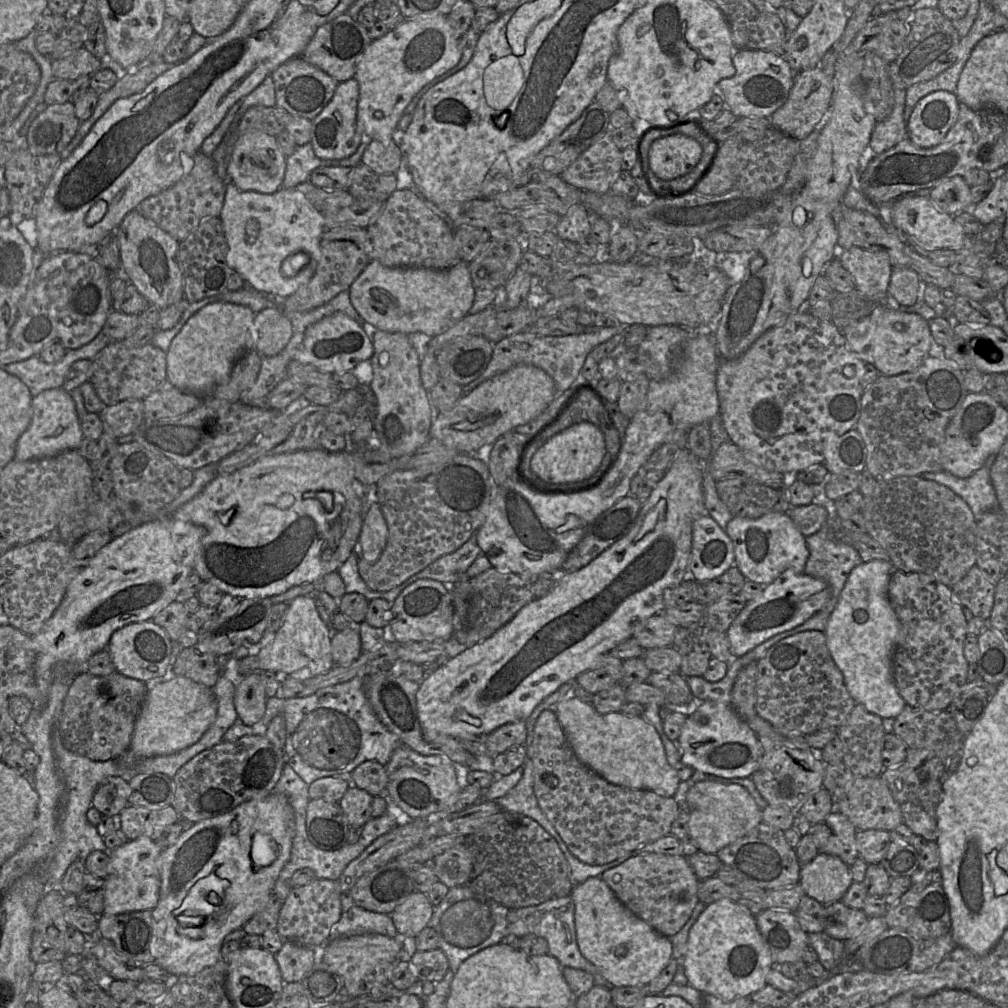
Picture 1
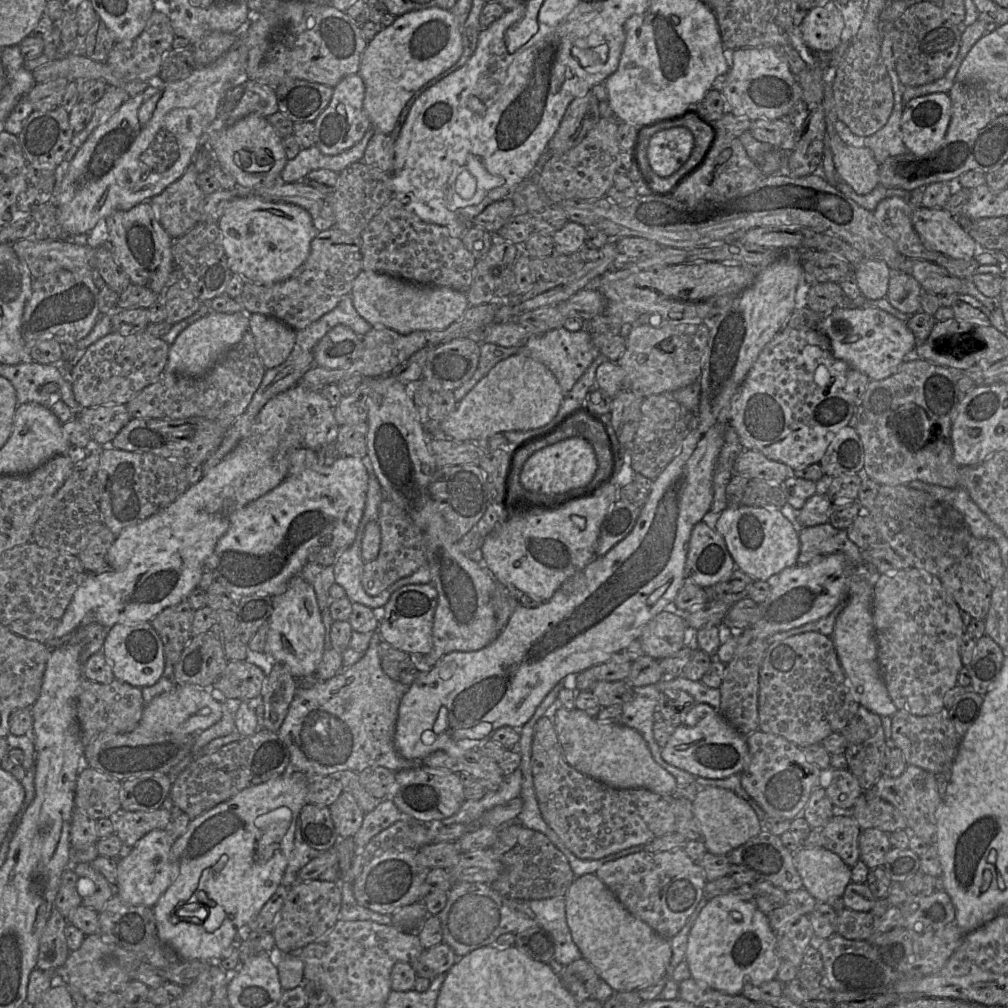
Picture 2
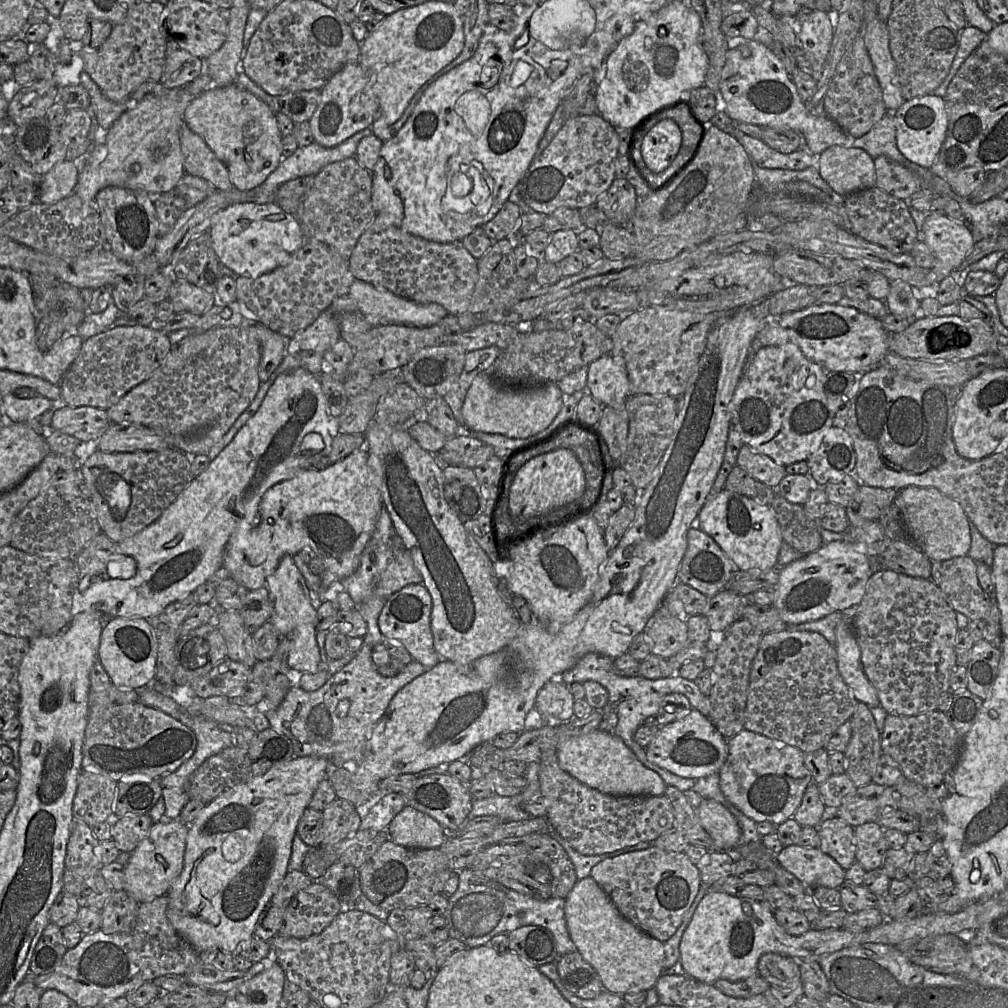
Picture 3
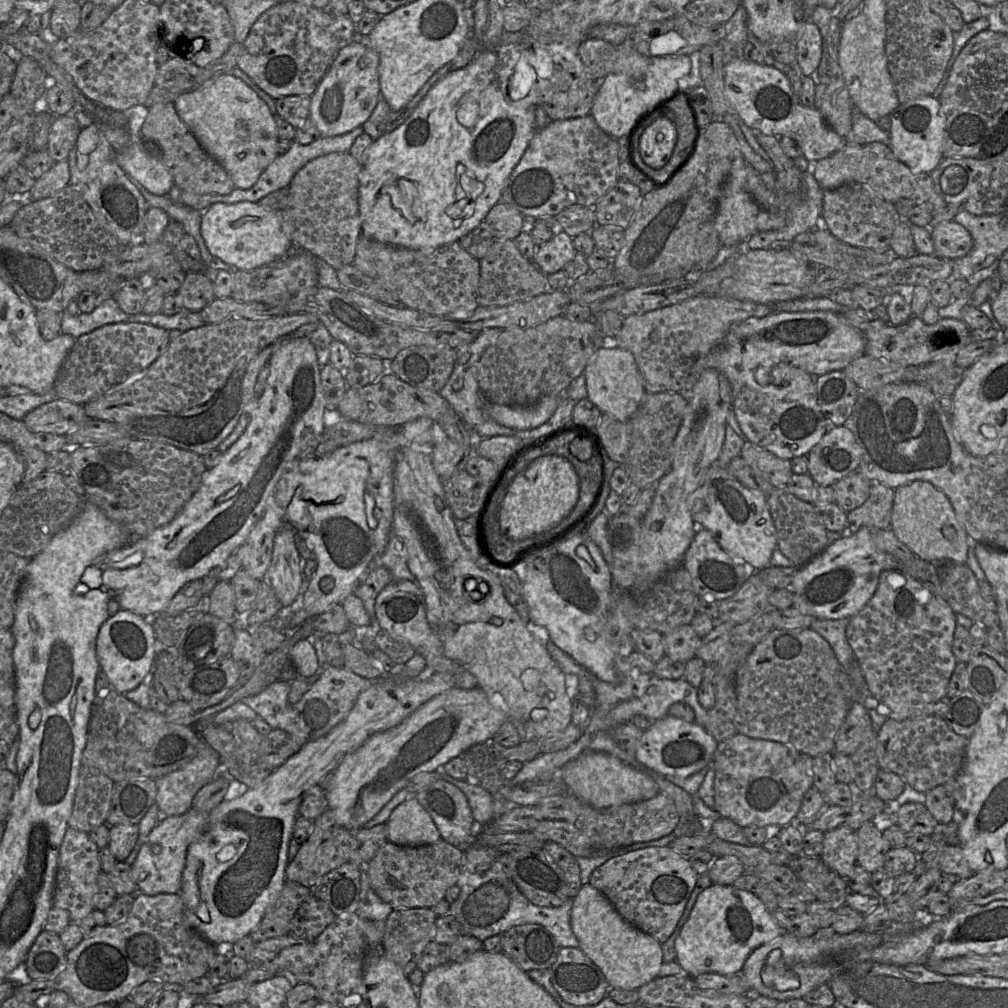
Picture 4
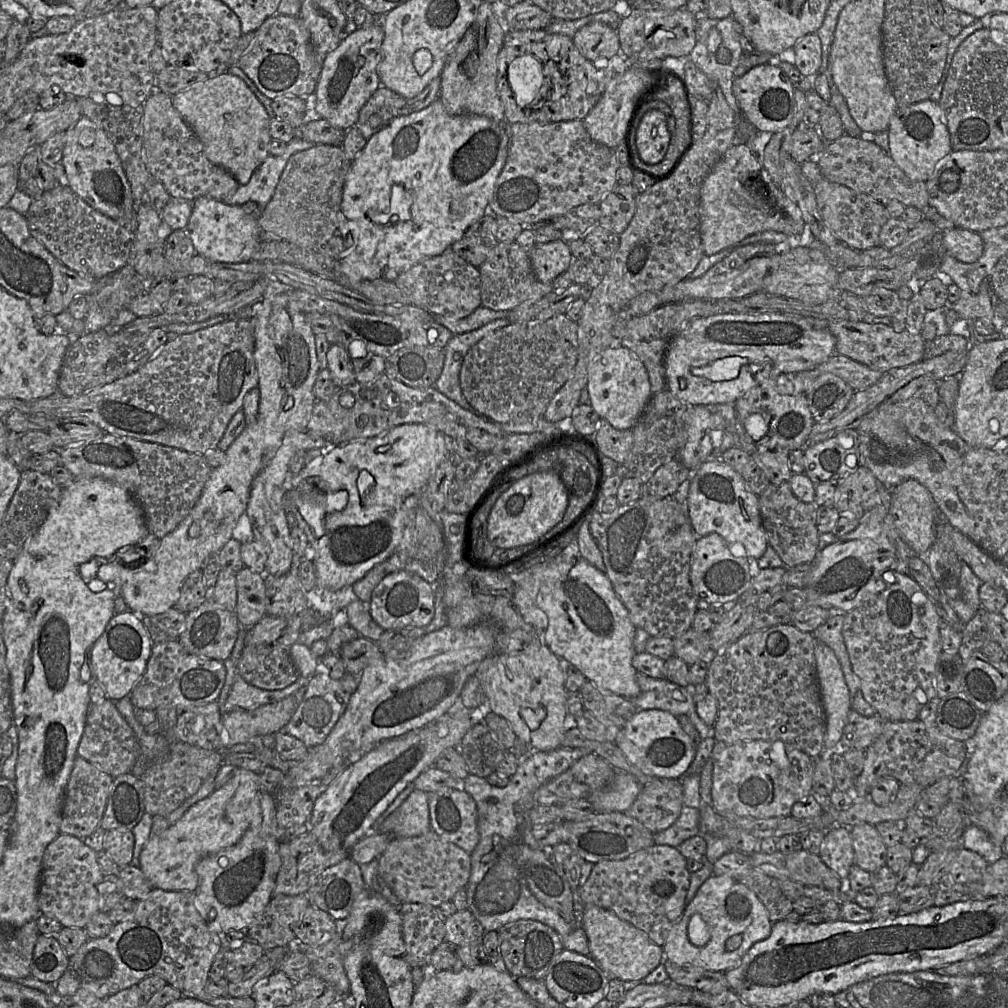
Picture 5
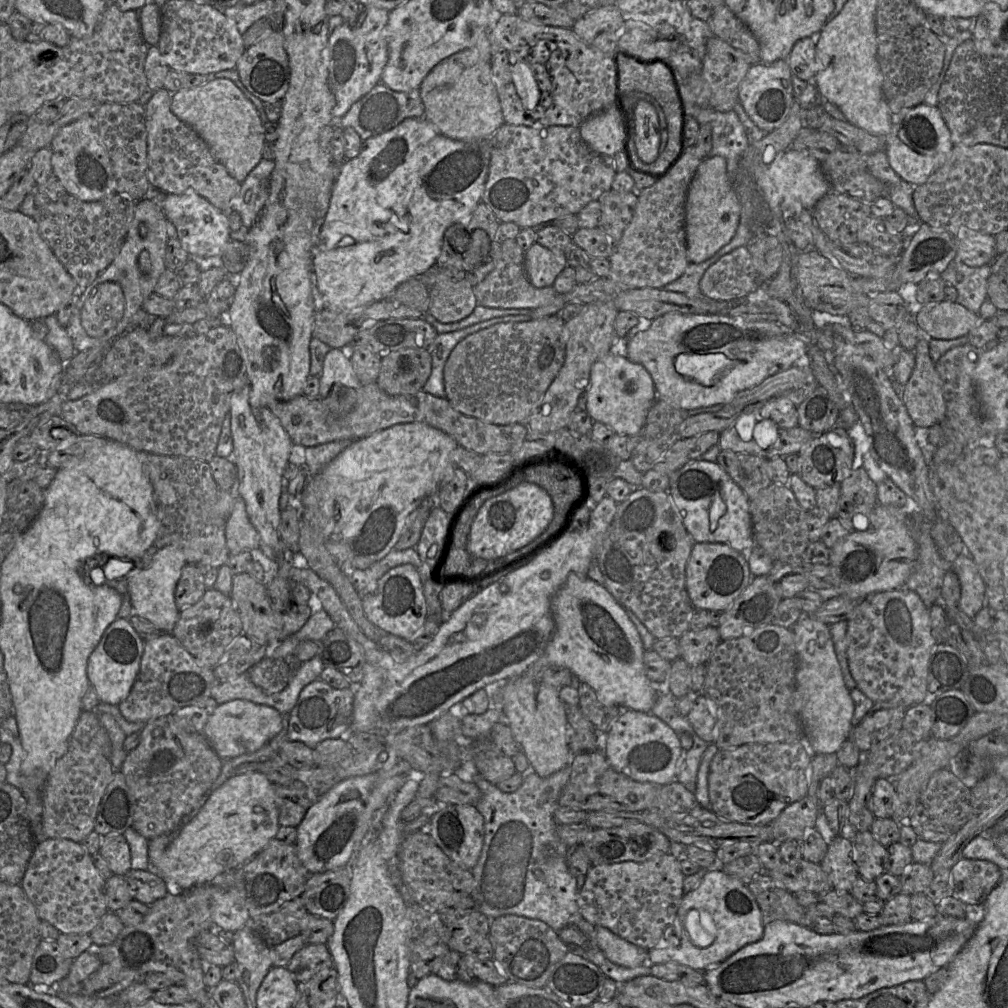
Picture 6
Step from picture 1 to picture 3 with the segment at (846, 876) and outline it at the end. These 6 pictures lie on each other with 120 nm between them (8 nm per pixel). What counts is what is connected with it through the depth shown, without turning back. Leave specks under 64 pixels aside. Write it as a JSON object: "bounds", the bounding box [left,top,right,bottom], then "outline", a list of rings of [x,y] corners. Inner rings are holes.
{"bounds":[777,845,845,889],"outline":[[[790,845],[780,851],[777,860],[807,889],[816,886],[839,889],[845,881],[845,870],[819,848]]]}

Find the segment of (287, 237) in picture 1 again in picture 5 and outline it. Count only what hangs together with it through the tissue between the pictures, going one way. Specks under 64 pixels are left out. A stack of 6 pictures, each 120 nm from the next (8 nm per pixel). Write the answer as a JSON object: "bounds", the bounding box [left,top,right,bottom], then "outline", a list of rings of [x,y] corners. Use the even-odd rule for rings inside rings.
{"bounds":[185,197,263,263],"outline":[[[198,197],[185,228],[195,254],[208,260],[224,263],[245,263],[252,260],[262,243],[263,230],[259,218],[246,214],[240,205],[228,205],[222,200]]]}

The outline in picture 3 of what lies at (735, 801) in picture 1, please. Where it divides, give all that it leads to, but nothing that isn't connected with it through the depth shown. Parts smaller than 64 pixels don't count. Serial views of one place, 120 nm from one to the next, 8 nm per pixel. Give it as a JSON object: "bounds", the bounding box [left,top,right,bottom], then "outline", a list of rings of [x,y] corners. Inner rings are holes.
{"bounds":[696,799,741,852],"outline":[[[702,799],[696,813],[719,851],[732,852],[739,847],[741,829],[736,818],[722,804]]]}

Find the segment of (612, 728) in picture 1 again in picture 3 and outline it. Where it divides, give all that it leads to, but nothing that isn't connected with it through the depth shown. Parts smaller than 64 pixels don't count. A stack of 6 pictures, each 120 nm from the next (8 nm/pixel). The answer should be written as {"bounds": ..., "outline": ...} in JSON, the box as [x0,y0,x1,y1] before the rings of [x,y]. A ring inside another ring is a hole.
{"bounds":[557,729,667,796],"outline":[[[599,729],[559,743],[557,758],[562,770],[586,786],[607,795],[661,796],[665,793],[667,785],[658,773],[646,768],[620,737]]]}

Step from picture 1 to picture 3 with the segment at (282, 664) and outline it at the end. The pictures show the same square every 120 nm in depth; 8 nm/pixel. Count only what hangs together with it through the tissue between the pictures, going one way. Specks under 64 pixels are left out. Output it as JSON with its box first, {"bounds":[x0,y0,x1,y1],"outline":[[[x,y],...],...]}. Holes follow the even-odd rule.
{"bounds":[266,555,322,673],"outline":[[[285,555],[275,571],[266,579],[267,590],[272,603],[270,622],[280,637],[290,640],[288,666],[301,673],[315,673],[322,668],[320,652],[316,641],[317,608],[311,599],[305,579],[294,564],[293,556]]]}

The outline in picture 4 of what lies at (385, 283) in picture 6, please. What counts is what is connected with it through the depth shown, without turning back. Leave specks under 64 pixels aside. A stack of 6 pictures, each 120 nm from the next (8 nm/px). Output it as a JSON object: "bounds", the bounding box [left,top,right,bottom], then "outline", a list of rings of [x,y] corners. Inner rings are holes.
{"bounds":[358,49,536,250],"outline":[[[481,49],[467,66],[457,69],[439,80],[428,91],[413,113],[399,127],[392,132],[373,140],[370,147],[365,152],[364,162],[361,164],[361,171],[359,174],[358,202],[362,236],[404,248],[414,250],[432,250],[458,241],[461,237],[465,236],[484,221],[491,208],[501,201],[501,194],[505,182],[514,167],[520,161],[536,131],[536,107],[514,106],[514,102],[520,101],[530,92],[530,89],[527,87],[522,92],[519,92],[519,89],[517,88],[519,83],[523,82],[527,77],[524,77],[523,73],[521,78],[517,76],[516,88],[514,88],[514,86],[511,87],[510,82],[508,92],[505,94],[499,87],[497,65],[498,57],[495,49]],[[462,97],[473,97],[479,105],[478,119],[472,128],[462,126],[456,116],[458,104]]]}

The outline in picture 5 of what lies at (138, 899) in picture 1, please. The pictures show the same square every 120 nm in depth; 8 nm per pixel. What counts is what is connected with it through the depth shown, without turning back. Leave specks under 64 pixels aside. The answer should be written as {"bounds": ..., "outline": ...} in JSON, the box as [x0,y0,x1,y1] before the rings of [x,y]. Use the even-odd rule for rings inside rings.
{"bounds":[139,768,262,892],"outline":[[[238,768],[223,786],[194,803],[173,825],[151,835],[139,857],[139,868],[153,888],[194,892],[198,884],[197,863],[236,844],[249,828],[260,828],[262,810],[257,774]]]}

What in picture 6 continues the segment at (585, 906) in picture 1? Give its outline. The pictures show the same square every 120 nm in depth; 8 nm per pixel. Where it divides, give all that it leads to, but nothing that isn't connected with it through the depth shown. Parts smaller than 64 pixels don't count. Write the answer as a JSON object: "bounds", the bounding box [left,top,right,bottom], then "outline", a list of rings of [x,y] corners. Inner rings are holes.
{"bounds":[596,927,648,968],"outline":[[[596,927],[597,945],[612,963],[635,968],[647,961],[648,951],[620,938],[604,927]]]}

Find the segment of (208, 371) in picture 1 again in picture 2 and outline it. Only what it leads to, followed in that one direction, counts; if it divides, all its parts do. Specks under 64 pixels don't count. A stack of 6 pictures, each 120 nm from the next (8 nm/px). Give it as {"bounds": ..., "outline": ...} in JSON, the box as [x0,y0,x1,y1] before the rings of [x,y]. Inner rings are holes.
{"bounds":[165,309,252,377],"outline":[[[246,309],[236,313],[210,311],[183,330],[169,348],[165,371],[187,377],[201,377],[209,372],[227,350],[236,345],[249,331],[249,318],[252,314]]]}

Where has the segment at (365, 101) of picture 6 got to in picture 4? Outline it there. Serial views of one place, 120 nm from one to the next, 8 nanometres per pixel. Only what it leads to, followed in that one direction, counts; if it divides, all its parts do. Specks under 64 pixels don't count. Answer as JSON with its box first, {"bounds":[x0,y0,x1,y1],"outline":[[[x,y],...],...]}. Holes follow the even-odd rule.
{"bounds":[361,67,458,140],"outline":[[[441,67],[400,110],[392,110],[389,104],[383,98],[380,98],[370,117],[361,126],[364,133],[368,134],[373,140],[375,140],[382,135],[395,130],[404,121],[406,121],[406,119],[413,113],[418,104],[426,96],[428,91],[439,80],[457,69],[458,68],[451,68],[445,71],[445,67]]]}

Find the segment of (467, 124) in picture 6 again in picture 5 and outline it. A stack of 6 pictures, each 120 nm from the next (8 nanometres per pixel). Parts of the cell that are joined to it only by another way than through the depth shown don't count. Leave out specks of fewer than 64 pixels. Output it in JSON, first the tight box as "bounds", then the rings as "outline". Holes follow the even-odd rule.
{"bounds":[439,1,506,123],"outline":[[[481,1],[474,21],[466,30],[456,49],[448,56],[440,75],[439,99],[449,114],[474,114],[505,123],[504,108],[497,90],[497,58],[506,32],[503,22],[497,19],[493,11],[492,3]]]}

